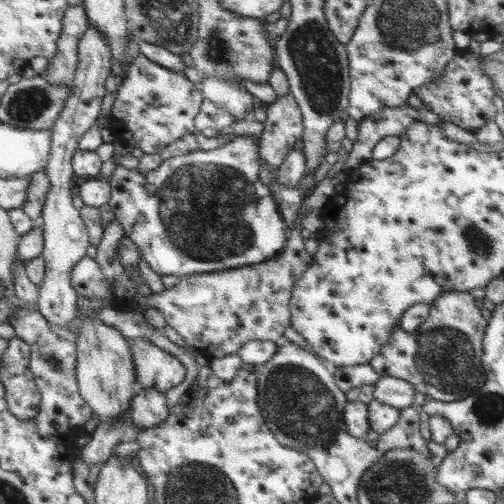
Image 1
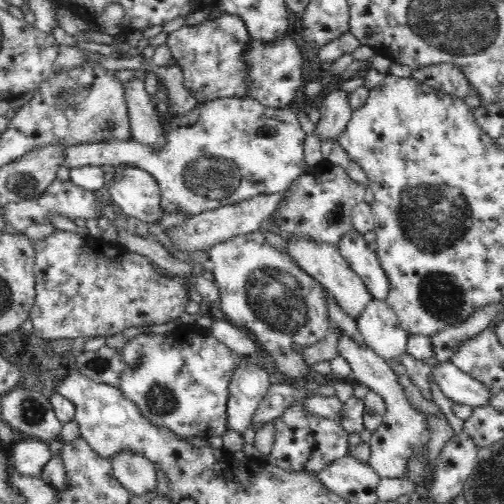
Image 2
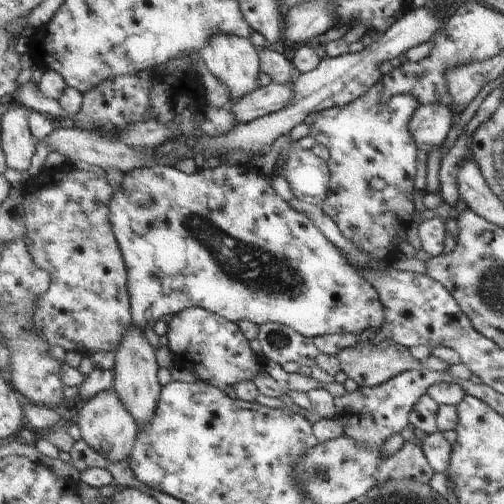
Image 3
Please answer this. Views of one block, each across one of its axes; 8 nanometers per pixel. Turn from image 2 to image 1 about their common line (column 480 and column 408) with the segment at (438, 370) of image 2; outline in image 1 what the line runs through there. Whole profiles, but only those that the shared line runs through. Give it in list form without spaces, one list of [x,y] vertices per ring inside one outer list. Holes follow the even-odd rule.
[[[383,376],[375,384],[375,400],[381,400],[399,410],[407,408],[407,406],[413,408],[415,394],[417,394],[417,390],[413,388],[413,384],[403,378],[397,378],[397,376]]]

